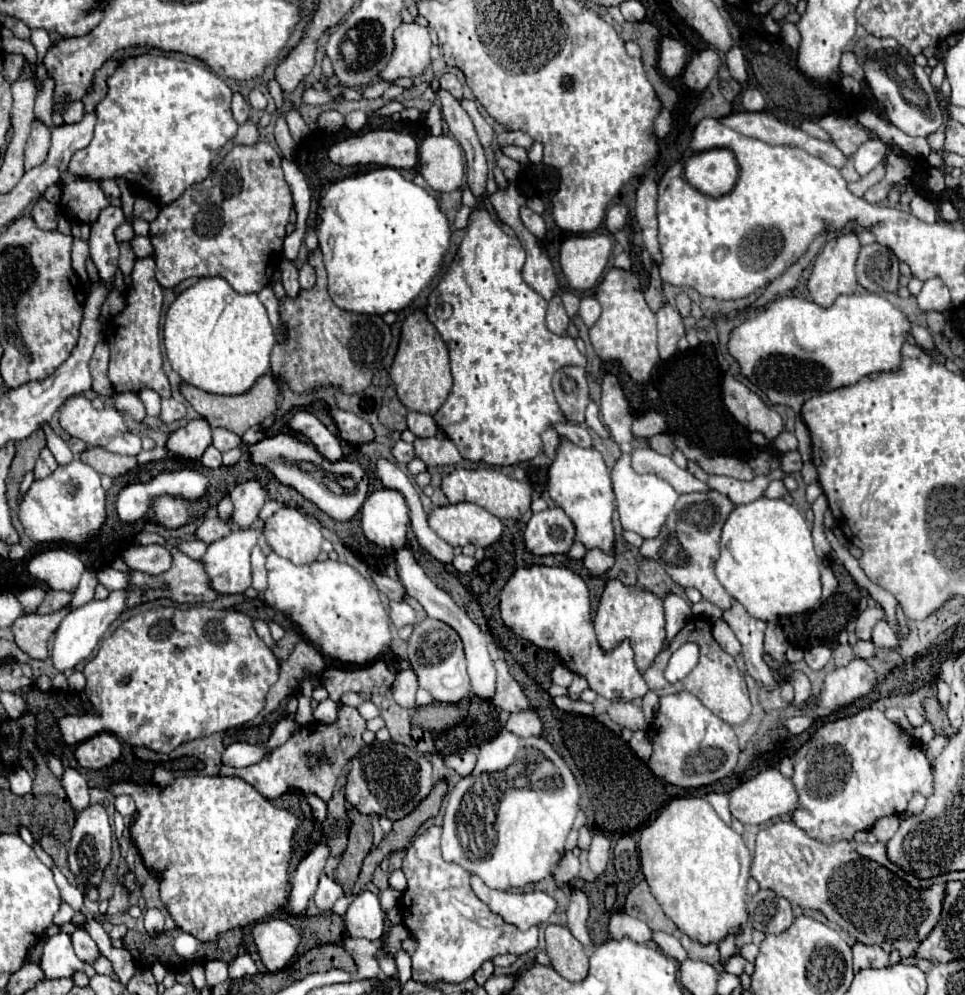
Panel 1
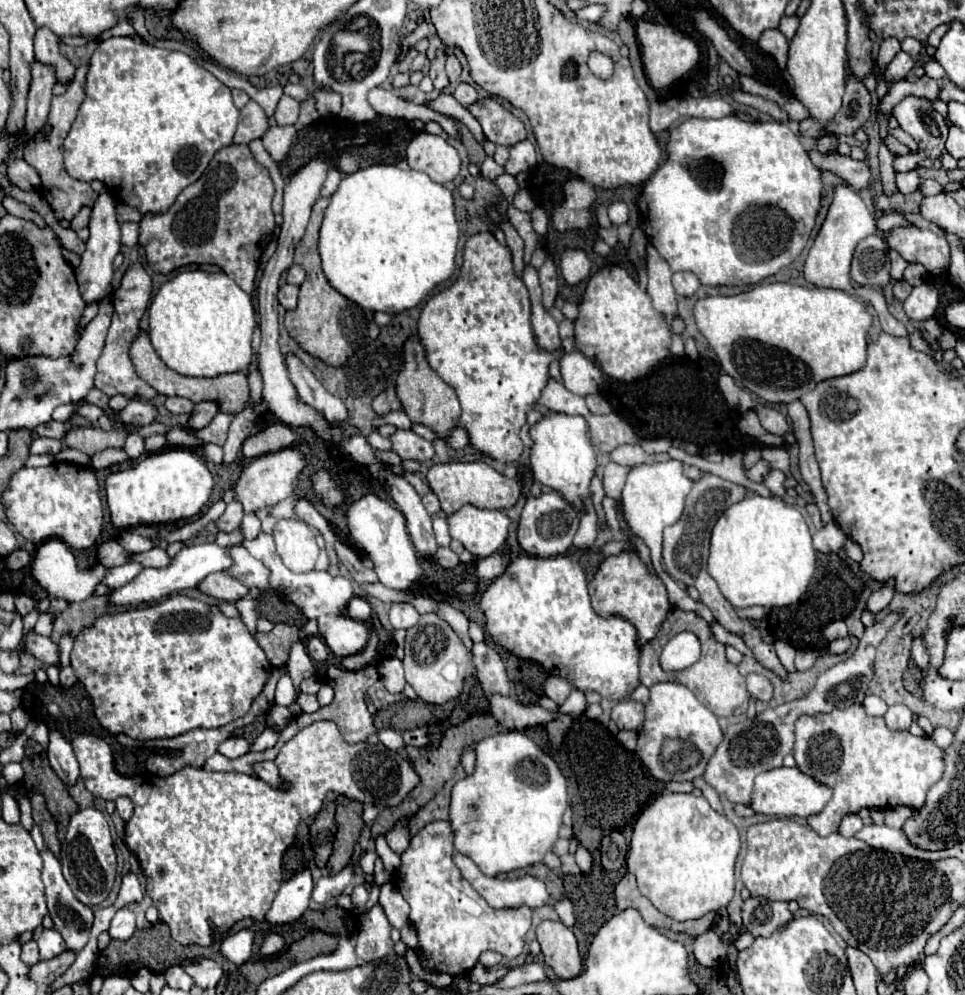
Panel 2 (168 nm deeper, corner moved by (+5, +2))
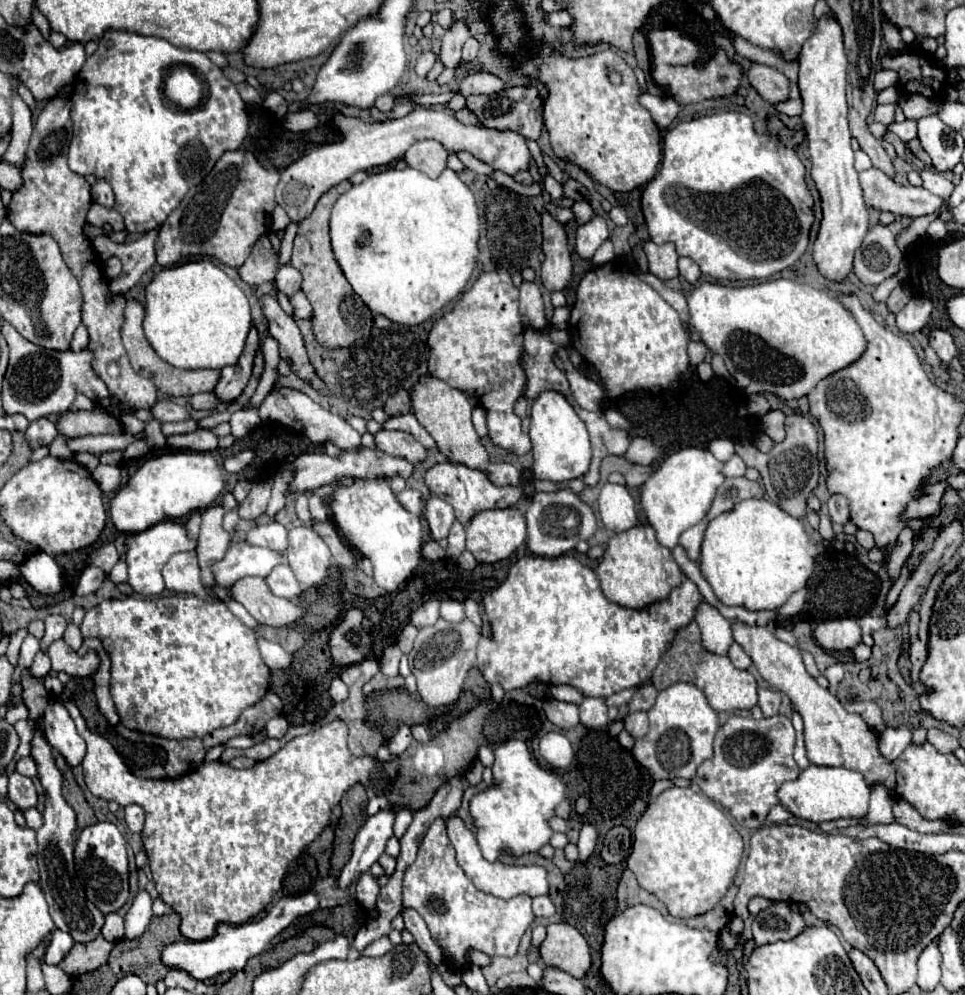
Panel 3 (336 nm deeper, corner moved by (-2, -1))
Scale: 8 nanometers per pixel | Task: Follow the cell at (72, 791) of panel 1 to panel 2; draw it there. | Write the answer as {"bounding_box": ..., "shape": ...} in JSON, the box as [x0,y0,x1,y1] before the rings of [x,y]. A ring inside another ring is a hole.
{"bounding_box":[48,730,80,788],"shape":[[[50,730],[50,746],[48,746],[48,760],[52,770],[60,776],[60,780],[70,788],[76,784],[80,772],[78,762],[72,752],[70,742],[56,730]]]}

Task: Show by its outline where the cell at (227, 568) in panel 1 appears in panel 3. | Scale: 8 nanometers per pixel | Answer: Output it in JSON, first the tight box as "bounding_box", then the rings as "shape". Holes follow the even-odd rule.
{"bounding_box":[267,565,303,599],"shape":[[[279,565],[279,569],[273,569],[271,575],[267,577],[267,583],[271,585],[271,591],[277,597],[287,597],[287,599],[299,599],[303,593],[303,587],[291,573],[289,565]]]}

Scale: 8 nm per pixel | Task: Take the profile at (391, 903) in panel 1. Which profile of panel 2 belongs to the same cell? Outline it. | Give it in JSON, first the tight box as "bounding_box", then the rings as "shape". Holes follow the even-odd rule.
{"bounding_box":[356,904,394,962],"shape":[[[374,904],[362,918],[360,918],[360,934],[358,934],[358,946],[356,956],[362,962],[374,962],[384,956],[388,956],[394,948],[390,940],[390,922],[386,920],[386,914],[380,904]]]}

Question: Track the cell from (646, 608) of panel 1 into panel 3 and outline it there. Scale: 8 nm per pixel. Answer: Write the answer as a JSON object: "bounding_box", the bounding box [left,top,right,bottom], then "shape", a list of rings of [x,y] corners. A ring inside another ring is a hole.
{"bounding_box":[597,523,683,609],"shape":[[[637,523],[635,527],[615,533],[609,539],[603,559],[597,565],[597,577],[605,597],[629,609],[641,609],[653,601],[665,599],[669,591],[683,581],[683,573],[673,561],[671,551],[655,539],[655,531],[647,523]]]}

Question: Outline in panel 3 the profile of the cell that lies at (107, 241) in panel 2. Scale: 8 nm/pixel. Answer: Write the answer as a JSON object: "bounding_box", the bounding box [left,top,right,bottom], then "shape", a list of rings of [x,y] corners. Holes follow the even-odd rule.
{"bounding_box":[91,179,115,207],"shape":[[[99,179],[93,187],[91,187],[91,197],[95,203],[103,205],[103,207],[113,207],[115,197],[113,197],[113,189],[107,185],[107,181]]]}

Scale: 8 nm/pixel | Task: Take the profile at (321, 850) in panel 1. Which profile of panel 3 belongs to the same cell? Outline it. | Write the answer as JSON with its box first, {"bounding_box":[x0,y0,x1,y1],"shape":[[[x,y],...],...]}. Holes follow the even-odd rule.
{"bounding_box":[161,893,319,979],"shape":[[[305,893],[299,897],[285,897],[279,899],[275,905],[271,905],[267,917],[255,921],[255,923],[243,923],[243,925],[219,925],[217,933],[211,939],[205,941],[175,941],[161,949],[161,963],[167,967],[177,967],[187,971],[195,979],[211,979],[225,971],[239,971],[245,967],[249,957],[255,957],[269,949],[269,943],[275,935],[279,935],[285,927],[289,927],[297,917],[307,915],[319,907],[319,897],[315,893]]]}

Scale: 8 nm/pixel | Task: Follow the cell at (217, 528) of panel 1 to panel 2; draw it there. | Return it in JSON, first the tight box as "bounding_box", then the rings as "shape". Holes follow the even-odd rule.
{"bounding_box":[216,500,244,532],"shape":[[[232,500],[226,506],[226,512],[216,520],[216,526],[218,526],[220,532],[234,532],[234,530],[238,530],[238,526],[242,522],[242,516],[244,516],[244,510],[242,510],[240,502]]]}

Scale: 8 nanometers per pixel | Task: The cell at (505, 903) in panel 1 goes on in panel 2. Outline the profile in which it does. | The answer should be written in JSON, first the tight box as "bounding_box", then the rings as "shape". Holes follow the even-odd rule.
{"bounding_box":[454,854,550,910],"shape":[[[454,854],[454,862],[460,868],[462,876],[472,884],[472,888],[488,902],[488,906],[496,910],[516,910],[522,906],[536,910],[546,906],[550,898],[544,882],[532,876],[524,876],[518,880],[498,880],[484,876],[478,866],[462,854]]]}

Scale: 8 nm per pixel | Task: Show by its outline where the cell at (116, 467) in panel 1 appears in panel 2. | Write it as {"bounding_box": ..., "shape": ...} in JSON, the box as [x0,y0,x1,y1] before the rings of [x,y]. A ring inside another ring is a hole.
{"bounding_box":[64,428,126,456],"shape":[[[70,428],[64,438],[64,444],[68,448],[94,456],[96,452],[102,452],[108,448],[122,448],[124,440],[126,436],[120,430],[106,432],[102,428]]]}

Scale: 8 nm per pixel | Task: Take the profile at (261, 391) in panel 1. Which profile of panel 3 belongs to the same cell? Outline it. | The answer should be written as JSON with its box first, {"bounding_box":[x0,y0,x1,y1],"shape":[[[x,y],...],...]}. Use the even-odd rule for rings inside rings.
{"bounding_box":[121,299,219,397],"shape":[[[129,299],[125,305],[125,323],[121,327],[121,337],[123,337],[123,345],[127,349],[127,355],[131,359],[133,369],[151,379],[159,391],[173,395],[173,397],[181,397],[181,395],[195,395],[195,393],[203,393],[203,391],[213,391],[215,389],[215,381],[219,381],[219,371],[213,369],[177,369],[173,365],[169,365],[167,361],[163,361],[153,347],[149,345],[149,341],[143,337],[143,329],[141,329],[141,321],[143,321],[143,305],[135,299]]]}

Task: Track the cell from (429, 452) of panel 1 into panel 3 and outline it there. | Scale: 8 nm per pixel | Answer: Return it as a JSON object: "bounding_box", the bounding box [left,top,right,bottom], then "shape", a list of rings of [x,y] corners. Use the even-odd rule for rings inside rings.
{"bounding_box":[373,429,427,463],"shape":[[[381,429],[373,437],[375,437],[375,445],[379,449],[383,449],[385,453],[397,455],[397,457],[405,457],[411,463],[419,463],[427,455],[427,449],[419,441],[415,441],[411,433]]]}

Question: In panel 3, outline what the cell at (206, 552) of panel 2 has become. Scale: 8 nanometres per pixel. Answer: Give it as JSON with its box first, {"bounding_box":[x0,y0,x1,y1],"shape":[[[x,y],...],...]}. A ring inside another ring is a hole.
{"bounding_box":[215,541,285,587],"shape":[[[237,541],[229,547],[227,557],[215,563],[215,583],[217,587],[227,587],[247,575],[267,577],[273,567],[281,563],[285,563],[285,557],[281,553],[267,547],[253,547],[245,541]]]}

